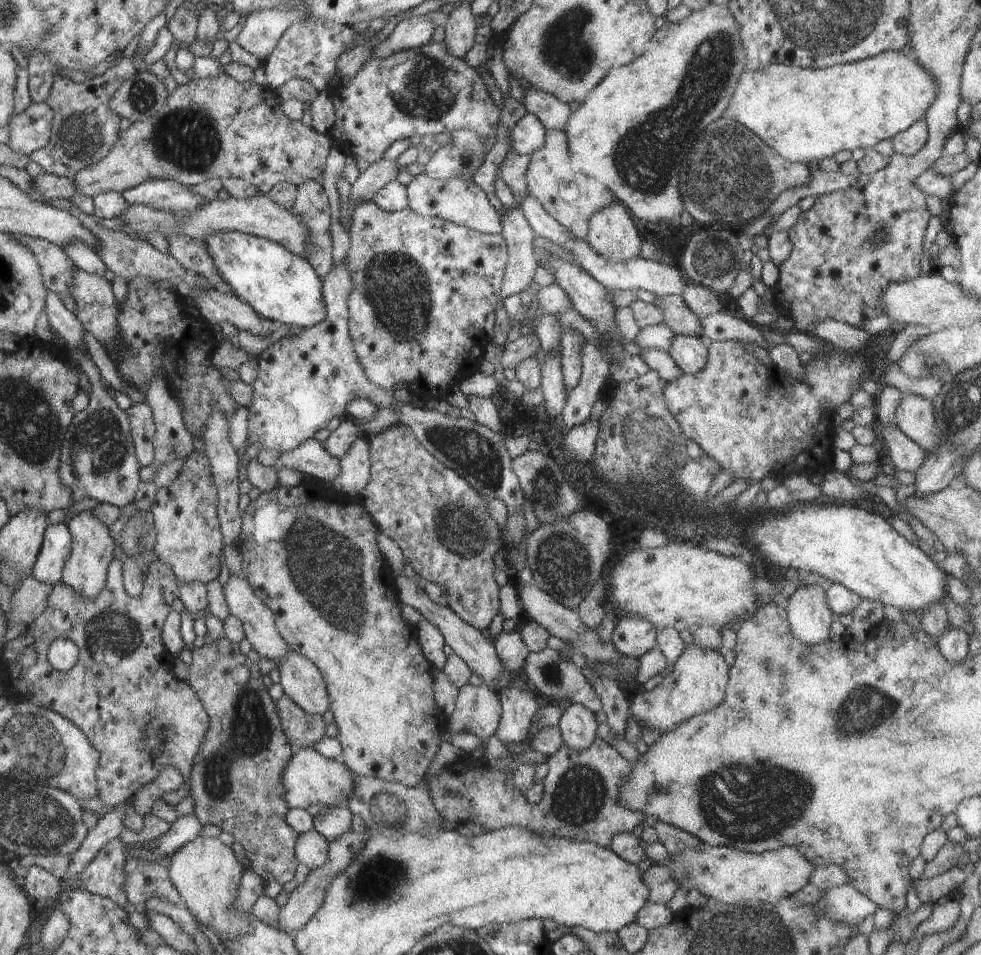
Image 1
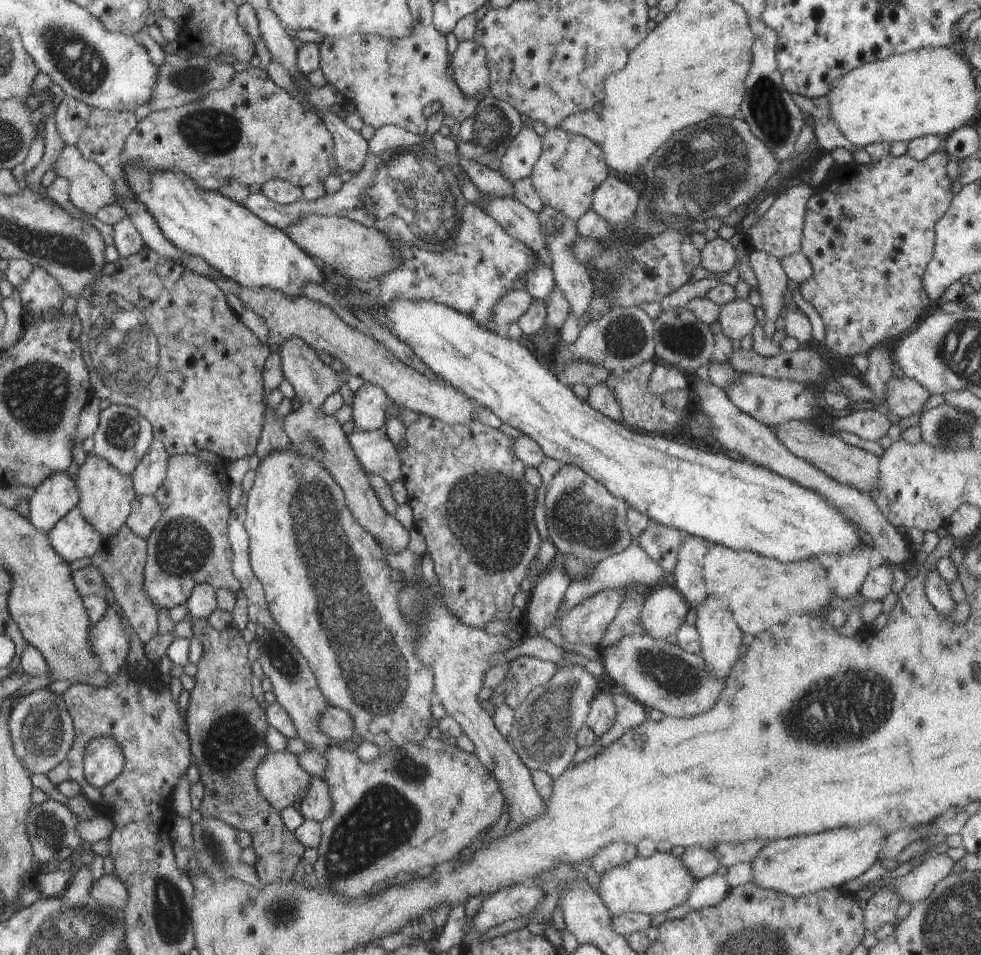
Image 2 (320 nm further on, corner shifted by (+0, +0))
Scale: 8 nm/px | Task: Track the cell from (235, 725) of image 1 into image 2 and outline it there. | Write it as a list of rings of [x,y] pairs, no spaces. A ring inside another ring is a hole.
[[[187,614],[184,620],[191,624],[193,637],[201,642],[203,653],[197,663],[194,688],[189,692],[189,704],[185,718],[187,734],[191,742],[191,754],[200,771],[200,782],[205,793],[199,806],[202,817],[216,817],[237,830],[246,830],[252,837],[256,853],[253,865],[258,878],[267,884],[290,880],[296,865],[303,861],[305,846],[298,842],[293,832],[290,832],[277,811],[262,795],[255,785],[255,770],[258,763],[269,753],[264,737],[267,726],[265,710],[260,708],[253,695],[251,685],[251,662],[247,657],[248,643],[242,639],[241,631],[230,625],[223,631],[214,629],[207,619],[199,619]]]

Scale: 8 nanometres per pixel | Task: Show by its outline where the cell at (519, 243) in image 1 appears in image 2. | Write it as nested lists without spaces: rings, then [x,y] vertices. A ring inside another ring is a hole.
[[[460,157],[459,164],[482,194],[499,197],[513,196],[512,182],[504,178],[498,171],[493,171],[478,161],[471,161],[464,157]]]

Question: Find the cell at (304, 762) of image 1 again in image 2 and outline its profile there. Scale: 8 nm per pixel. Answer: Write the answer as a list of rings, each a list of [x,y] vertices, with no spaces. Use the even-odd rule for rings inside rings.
[[[286,749],[269,752],[255,770],[255,785],[277,811],[300,802],[310,781],[311,775],[299,765],[297,756]]]

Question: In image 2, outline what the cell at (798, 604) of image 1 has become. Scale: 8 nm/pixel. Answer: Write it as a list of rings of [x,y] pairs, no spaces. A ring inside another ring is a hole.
[[[863,541],[853,551],[843,555],[818,555],[817,559],[827,572],[831,591],[839,598],[856,596],[861,590],[870,568],[872,547]]]

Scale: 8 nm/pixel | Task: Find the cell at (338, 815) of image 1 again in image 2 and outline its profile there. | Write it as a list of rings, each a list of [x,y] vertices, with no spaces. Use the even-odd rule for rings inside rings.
[[[311,775],[306,796],[301,800],[300,812],[305,819],[321,823],[333,809],[333,802],[327,782]]]

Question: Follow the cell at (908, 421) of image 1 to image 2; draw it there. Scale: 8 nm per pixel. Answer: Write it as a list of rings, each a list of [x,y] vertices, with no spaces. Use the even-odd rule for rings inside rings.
[[[904,375],[902,378],[892,377],[886,385],[884,397],[887,402],[885,411],[891,410],[894,414],[900,416],[901,419],[912,416],[918,412],[923,412],[923,406],[931,395],[929,390],[926,390],[923,386],[920,386],[919,382],[908,378]]]

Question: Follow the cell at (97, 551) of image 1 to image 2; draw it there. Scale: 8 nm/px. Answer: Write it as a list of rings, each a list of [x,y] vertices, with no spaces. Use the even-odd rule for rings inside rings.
[[[91,452],[86,453],[84,462],[79,466],[75,483],[78,487],[79,510],[83,519],[86,520],[87,523],[90,523],[104,540],[111,537],[115,532],[118,532],[118,529],[127,522],[133,500],[137,497],[132,479],[129,476],[123,475],[118,469],[115,469],[107,460]]]

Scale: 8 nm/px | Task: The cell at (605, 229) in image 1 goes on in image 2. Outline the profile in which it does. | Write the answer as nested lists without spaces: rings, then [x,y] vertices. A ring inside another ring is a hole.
[[[608,175],[594,191],[591,209],[610,225],[631,219],[638,206],[638,194],[628,180],[621,176]]]

